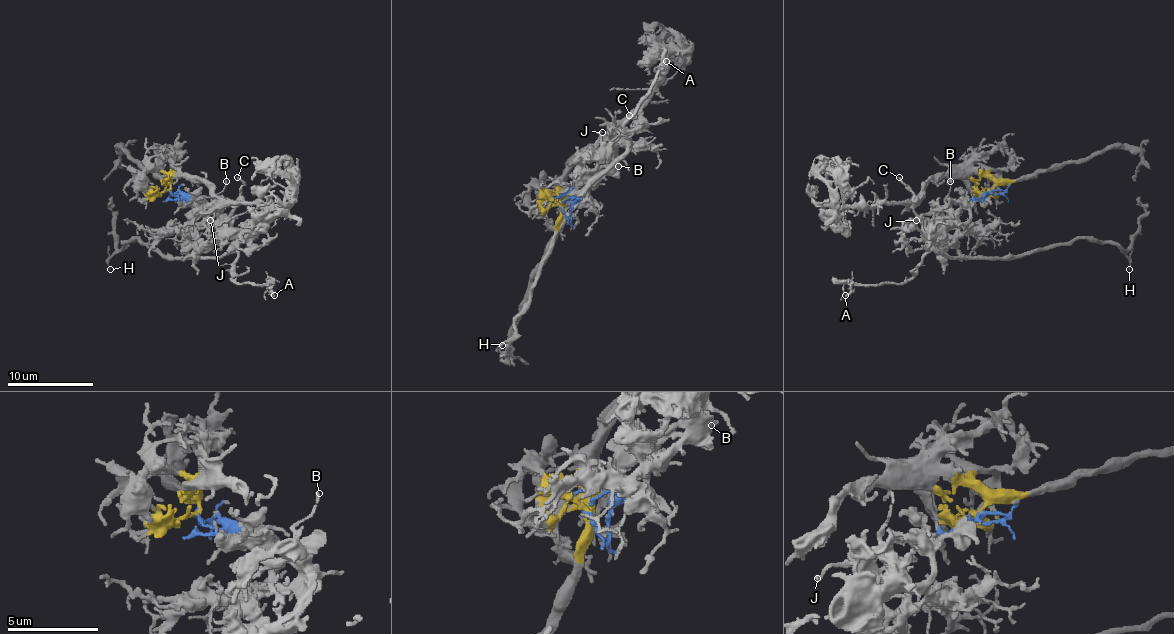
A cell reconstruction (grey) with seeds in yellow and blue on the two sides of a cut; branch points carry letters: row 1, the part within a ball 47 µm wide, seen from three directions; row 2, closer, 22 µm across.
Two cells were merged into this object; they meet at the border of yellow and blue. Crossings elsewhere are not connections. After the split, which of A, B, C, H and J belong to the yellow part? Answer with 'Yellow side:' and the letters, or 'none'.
Yellow side: none

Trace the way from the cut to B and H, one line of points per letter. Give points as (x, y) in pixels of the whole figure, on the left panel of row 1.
B: (168, 191), (181, 201), (211, 210), (226, 180)
H: (168, 191), (181, 201), (213, 212), (234, 246), (217, 257), (166, 257), (132, 238), (110, 259), (110, 270)

